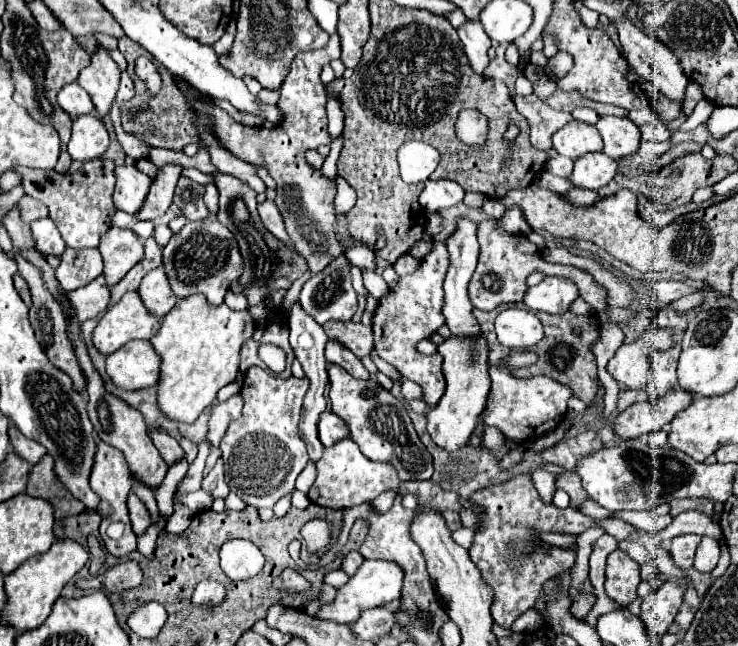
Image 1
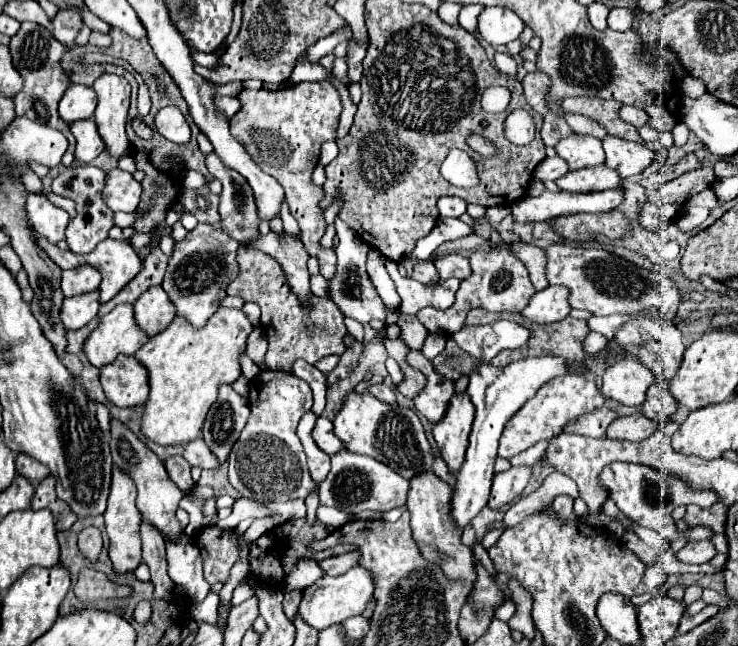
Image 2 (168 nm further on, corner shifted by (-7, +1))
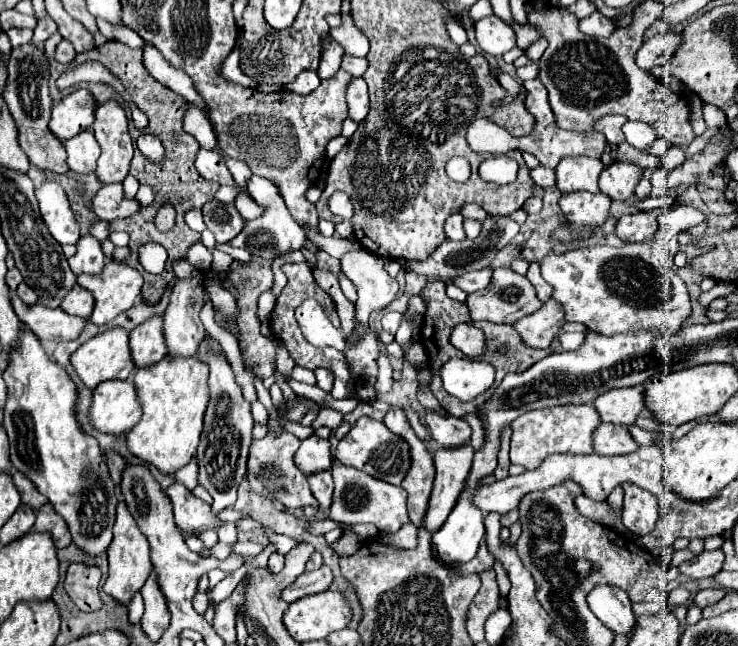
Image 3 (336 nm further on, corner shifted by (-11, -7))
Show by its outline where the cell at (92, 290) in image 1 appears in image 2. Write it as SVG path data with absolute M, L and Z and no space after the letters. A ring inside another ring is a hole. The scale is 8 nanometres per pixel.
M99 292L65 298L61 304L61 322L65 330L79 330L89 324L99 310Z

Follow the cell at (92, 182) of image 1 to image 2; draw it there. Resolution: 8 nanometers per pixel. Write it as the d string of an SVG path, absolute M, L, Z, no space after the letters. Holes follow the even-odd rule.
M75 166L75 168L65 168L55 180L53 180L53 192L65 198L71 198L77 204L77 216L69 222L67 228L67 244L69 250L75 254L87 254L93 252L95 246L107 238L109 230L113 228L113 212L107 208L107 204L101 198L101 190L105 184L105 172L99 170L97 166Z

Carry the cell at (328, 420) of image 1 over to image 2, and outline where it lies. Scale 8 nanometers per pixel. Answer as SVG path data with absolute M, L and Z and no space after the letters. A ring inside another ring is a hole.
M323 416L317 418L317 424L315 424L311 436L313 436L315 444L325 454L329 454L329 456L333 456L335 452L339 452L343 448L343 444L339 442L339 438L335 438L335 434L333 434L333 422L327 420L327 418L323 418Z

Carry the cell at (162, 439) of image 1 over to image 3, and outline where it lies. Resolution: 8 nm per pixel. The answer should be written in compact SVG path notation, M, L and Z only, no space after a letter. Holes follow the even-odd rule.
M173 482L167 488L167 496L173 502L175 522L183 534L191 534L193 530L207 526L207 524L215 523L218 527L221 526L222 522L213 514L211 506L195 498L193 492L187 490L187 486L183 486L181 482Z

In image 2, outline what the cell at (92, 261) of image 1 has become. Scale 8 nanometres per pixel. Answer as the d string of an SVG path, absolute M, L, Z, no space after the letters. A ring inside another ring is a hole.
M81 266L75 270L65 270L61 278L61 288L65 296L79 296L87 292L95 292L99 288L101 274L91 266Z

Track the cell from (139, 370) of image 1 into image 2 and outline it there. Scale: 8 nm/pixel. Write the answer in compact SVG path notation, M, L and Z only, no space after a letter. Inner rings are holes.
M119 356L115 362L103 366L99 380L105 398L119 408L135 408L147 400L147 370L135 356Z

